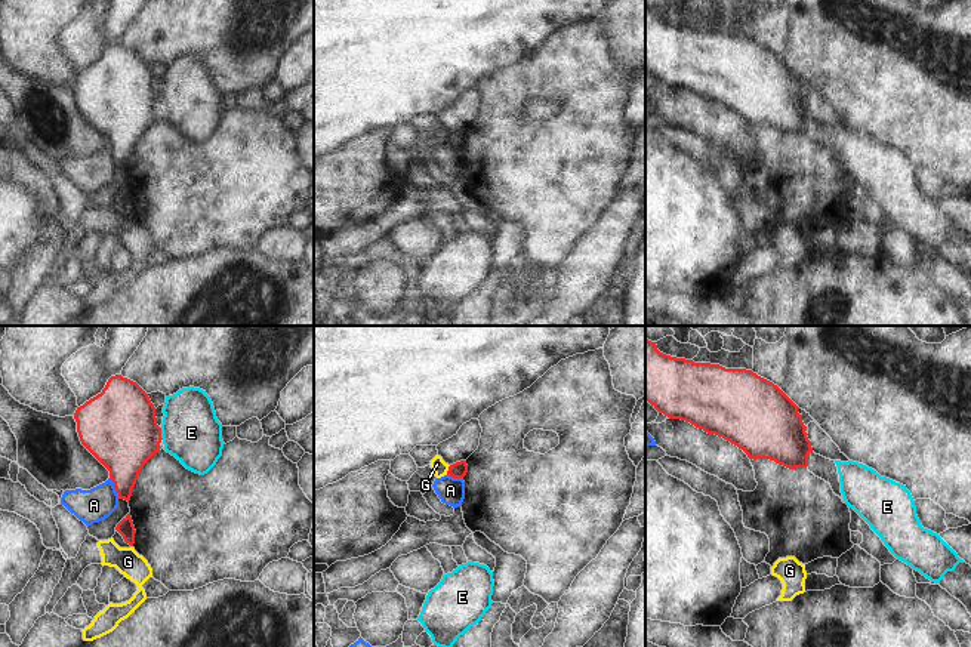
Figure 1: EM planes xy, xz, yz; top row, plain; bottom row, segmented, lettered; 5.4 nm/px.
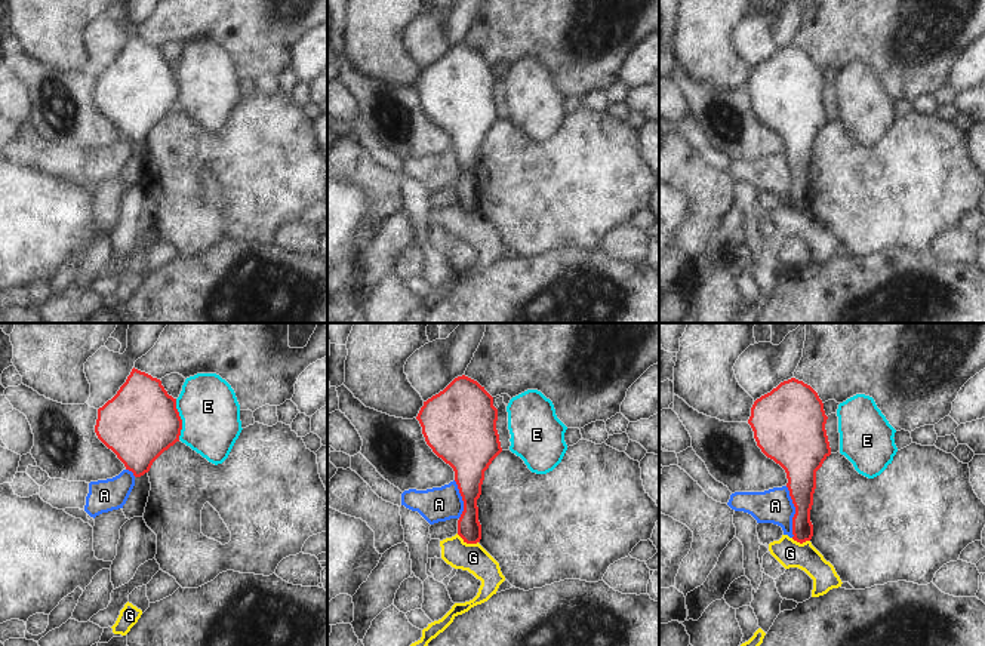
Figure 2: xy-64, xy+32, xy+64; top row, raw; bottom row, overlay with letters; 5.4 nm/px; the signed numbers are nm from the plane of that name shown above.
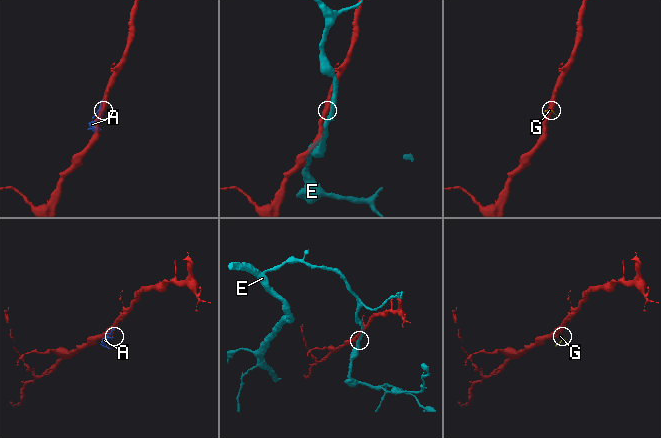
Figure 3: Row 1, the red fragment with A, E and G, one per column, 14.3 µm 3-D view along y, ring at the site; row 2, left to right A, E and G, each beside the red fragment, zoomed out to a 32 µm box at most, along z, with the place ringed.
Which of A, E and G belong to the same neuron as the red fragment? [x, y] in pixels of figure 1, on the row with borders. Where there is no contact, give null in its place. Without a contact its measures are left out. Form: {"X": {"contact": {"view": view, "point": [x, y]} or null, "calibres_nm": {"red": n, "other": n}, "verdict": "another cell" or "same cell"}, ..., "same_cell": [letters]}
{"A": {"contact": {"view": "xy", "point": [114, 486]}, "calibres_nm": {"red": 340, "other": 180}, "verdict": "another cell"}, "E": {"contact": {"view": "xy", "point": [160, 434]}, "calibres_nm": {"red": 420, "other": 320}, "verdict": "another cell"}, "G": {"contact": {"view": "xz", "point": [449, 470]}, "calibres_nm": {"red": 90, "other": 80}, "verdict": "another cell"}, "same_cell": []}

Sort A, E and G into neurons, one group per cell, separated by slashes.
A / E / G

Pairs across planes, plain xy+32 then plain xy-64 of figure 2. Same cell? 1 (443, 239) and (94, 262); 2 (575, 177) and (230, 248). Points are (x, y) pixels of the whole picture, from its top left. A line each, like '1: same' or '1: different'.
1: same
2: different

